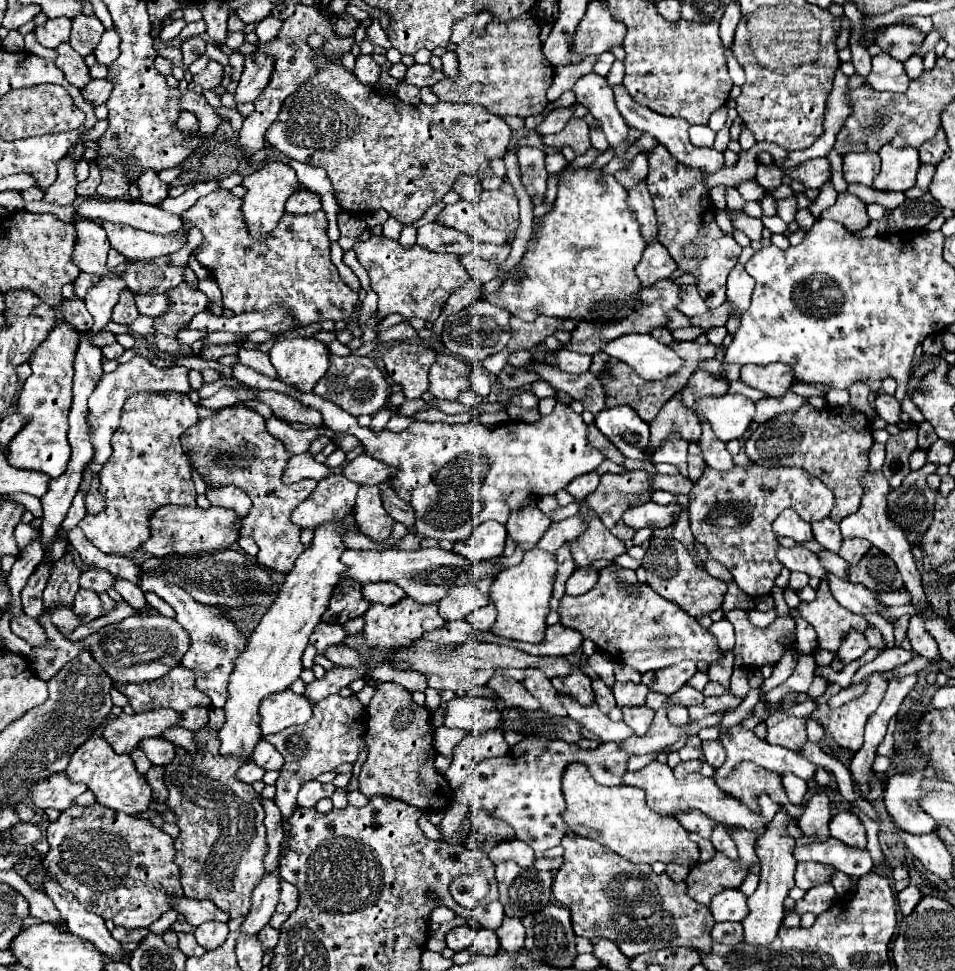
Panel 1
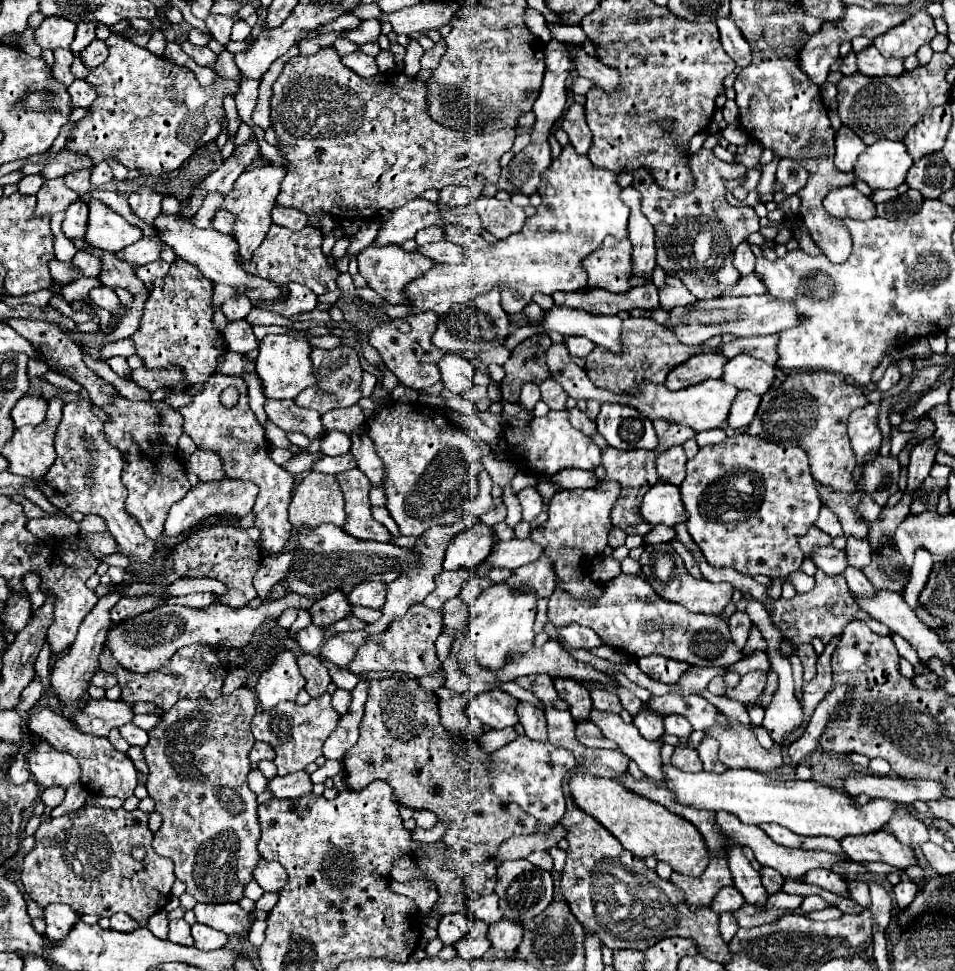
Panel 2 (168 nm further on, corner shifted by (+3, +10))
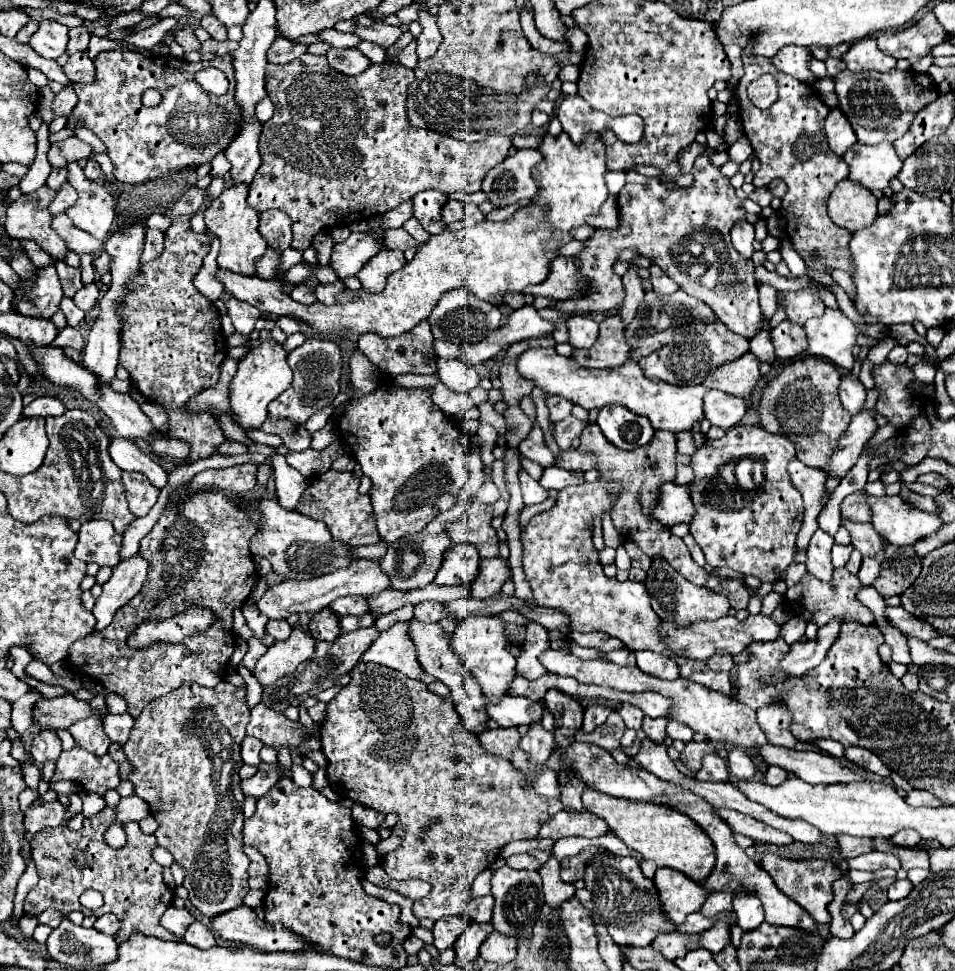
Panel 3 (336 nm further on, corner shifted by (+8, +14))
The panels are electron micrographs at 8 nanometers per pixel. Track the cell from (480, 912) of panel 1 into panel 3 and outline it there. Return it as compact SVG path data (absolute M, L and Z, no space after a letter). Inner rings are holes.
M492 896L472 898L466 908L466 916L478 924L492 920Z

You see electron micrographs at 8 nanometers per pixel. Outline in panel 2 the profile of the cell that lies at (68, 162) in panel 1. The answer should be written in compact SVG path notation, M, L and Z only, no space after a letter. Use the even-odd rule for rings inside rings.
M57 178L57 180L47 180L41 190L37 192L37 206L35 206L35 212L33 216L35 218L43 218L43 216L51 216L55 212L61 212L61 210L67 210L69 204L73 200L77 200L77 192L69 190L63 182L63 178Z

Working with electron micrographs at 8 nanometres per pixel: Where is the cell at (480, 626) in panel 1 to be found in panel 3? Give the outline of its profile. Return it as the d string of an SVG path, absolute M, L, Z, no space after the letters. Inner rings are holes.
M430 600L430 602L422 602L414 608L414 618L424 622L424 624L432 624L432 622L440 622L442 618L446 618L446 604Z

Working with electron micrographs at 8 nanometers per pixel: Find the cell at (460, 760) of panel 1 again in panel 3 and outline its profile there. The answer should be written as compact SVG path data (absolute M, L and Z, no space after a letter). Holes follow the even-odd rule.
M496 728L484 730L480 736L484 748L496 756L508 758L510 752L518 746L518 728Z

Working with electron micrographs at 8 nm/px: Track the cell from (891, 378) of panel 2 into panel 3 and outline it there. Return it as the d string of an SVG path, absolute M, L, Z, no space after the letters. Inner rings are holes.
M896 344L896 346L890 350L890 354L888 354L888 362L892 362L892 364L904 364L906 358L908 358L908 352L906 352L906 348L900 346L900 344Z

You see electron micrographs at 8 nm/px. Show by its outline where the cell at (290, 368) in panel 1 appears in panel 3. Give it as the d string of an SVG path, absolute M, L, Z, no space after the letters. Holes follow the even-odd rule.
M268 330L260 332L260 344L252 348L246 358L238 362L238 372L230 384L230 404L236 414L236 424L242 428L260 428L264 418L268 416L268 404L280 396L292 384L292 370L288 366L288 352L282 344L278 344Z

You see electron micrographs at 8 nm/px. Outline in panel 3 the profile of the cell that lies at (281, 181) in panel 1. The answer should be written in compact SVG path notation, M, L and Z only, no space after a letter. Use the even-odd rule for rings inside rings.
M234 184L228 186L204 212L204 220L206 226L212 234L216 234L220 238L220 254L218 254L218 266L244 274L244 276L254 276L256 274L256 258L264 254L266 244L264 238L258 232L258 224L260 224L260 214L256 210L252 210L246 202L248 198L248 184Z

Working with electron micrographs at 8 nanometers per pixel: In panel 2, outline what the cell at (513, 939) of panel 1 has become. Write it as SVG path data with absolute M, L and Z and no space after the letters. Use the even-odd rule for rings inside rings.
M499 920L497 924L489 926L489 940L491 946L503 952L515 952L523 940L523 928L519 924L509 924L509 920Z

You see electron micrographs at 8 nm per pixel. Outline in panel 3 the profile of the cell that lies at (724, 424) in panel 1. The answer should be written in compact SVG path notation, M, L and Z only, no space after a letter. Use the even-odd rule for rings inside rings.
M532 348L520 354L518 372L532 380L538 388L548 392L550 396L558 394L582 408L602 408L604 404L622 404L638 416L646 416L654 430L692 430L696 422L704 420L704 396L710 392L704 384L696 386L672 386L662 380L648 378L638 362L628 360L614 370L588 370L580 368L572 358L560 356L554 348Z

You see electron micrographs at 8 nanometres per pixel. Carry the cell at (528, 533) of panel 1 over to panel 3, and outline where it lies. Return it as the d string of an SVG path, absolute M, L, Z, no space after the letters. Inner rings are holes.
M520 468L518 477L520 486L522 486L522 496L524 496L524 504L526 504L526 506L532 506L532 504L544 502L544 500L548 498L548 490L542 488L534 478L530 478L526 470Z

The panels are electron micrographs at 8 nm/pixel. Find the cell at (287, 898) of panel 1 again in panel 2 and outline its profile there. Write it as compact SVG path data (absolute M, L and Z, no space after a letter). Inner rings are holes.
M263 858L257 862L253 878L265 892L279 892L287 884L285 868L279 862L269 862Z

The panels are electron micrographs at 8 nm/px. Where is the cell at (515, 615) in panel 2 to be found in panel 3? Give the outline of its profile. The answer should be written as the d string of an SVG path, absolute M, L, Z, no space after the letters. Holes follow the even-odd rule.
M468 616L458 624L456 634L452 636L452 648L464 660L466 668L472 672L472 676L478 680L484 696L488 696L492 702L498 702L500 696L504 696L510 688L510 682L514 680L514 666L516 658L510 652L508 636L506 636L506 622L498 616Z

